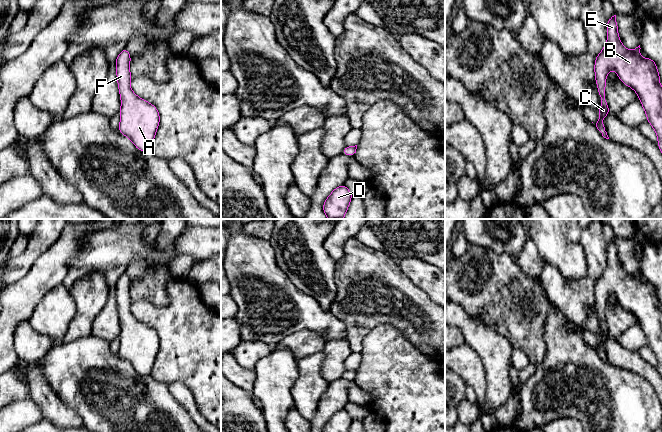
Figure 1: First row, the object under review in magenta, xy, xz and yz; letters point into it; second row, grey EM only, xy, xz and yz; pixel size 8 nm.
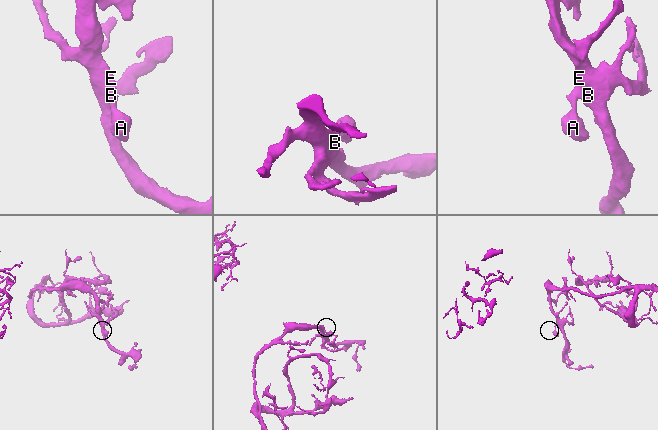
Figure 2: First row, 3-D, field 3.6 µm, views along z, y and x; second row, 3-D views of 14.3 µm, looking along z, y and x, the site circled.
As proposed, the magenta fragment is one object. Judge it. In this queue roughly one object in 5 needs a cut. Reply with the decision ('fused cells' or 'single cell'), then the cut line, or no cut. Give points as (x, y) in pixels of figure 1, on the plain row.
single cell; no cut

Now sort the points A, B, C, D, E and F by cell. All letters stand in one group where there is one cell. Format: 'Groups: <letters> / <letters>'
Groups: A B C D E F

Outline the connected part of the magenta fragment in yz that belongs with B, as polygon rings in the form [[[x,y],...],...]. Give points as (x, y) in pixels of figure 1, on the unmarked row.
[[[616,239],[607,244],[607,267],[599,279],[595,281],[595,304],[598,311],[598,317],[601,322],[601,332],[597,335],[599,337],[599,345],[594,346],[593,348],[604,362],[609,363],[603,349],[603,342],[611,337],[605,322],[605,310],[607,298],[613,293],[623,308],[631,311],[638,318],[639,325],[645,334],[647,345],[656,356],[658,372],[662,377],[662,311],[659,308],[660,299],[658,297],[656,287],[651,282],[647,281],[646,283],[643,283],[640,280],[640,273],[639,269],[632,275],[629,275],[621,267],[618,259]]]

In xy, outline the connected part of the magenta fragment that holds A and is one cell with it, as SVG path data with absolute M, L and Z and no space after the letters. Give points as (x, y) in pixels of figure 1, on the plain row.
M124 272L117 283L116 298L121 322L118 355L128 361L139 375L150 375L160 346L157 332L139 322L130 312L131 279Z

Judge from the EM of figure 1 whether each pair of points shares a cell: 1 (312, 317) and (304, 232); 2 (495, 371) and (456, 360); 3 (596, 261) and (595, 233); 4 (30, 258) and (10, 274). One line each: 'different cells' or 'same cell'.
1: different cells
2: different cells
3: same cell
4: same cell

